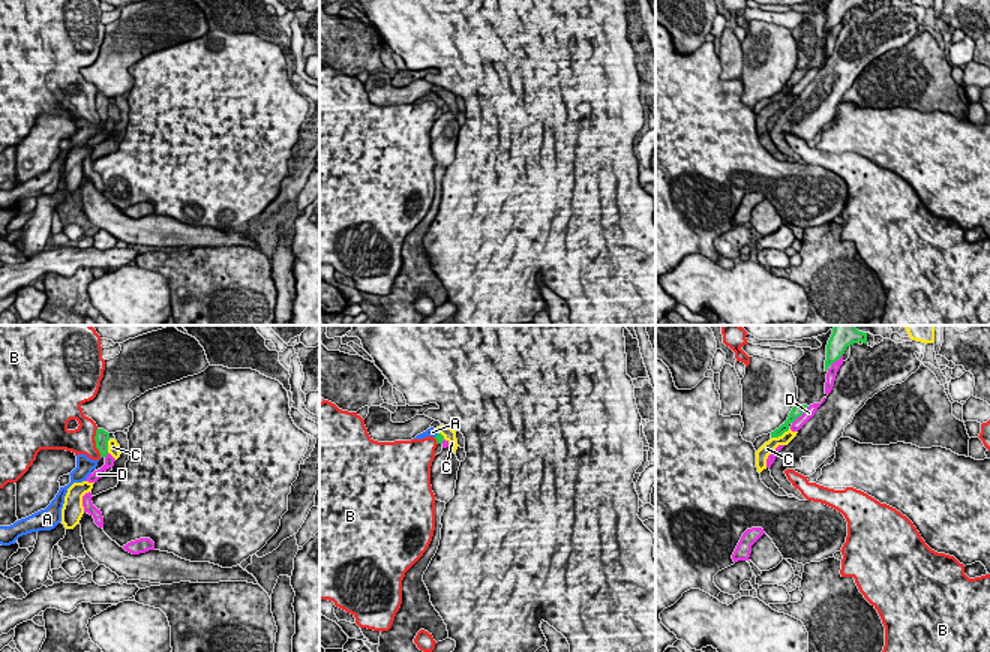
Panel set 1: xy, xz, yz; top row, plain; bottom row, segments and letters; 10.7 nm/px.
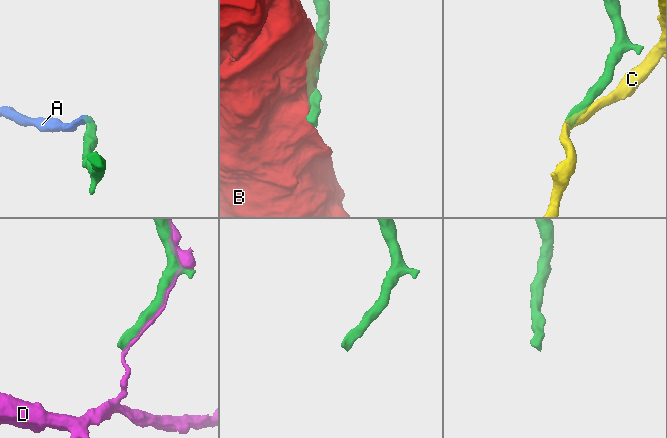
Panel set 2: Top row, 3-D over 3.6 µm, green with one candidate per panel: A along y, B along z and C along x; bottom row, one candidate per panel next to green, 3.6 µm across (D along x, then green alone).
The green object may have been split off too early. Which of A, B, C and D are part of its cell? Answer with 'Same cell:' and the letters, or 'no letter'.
Same cell: A

